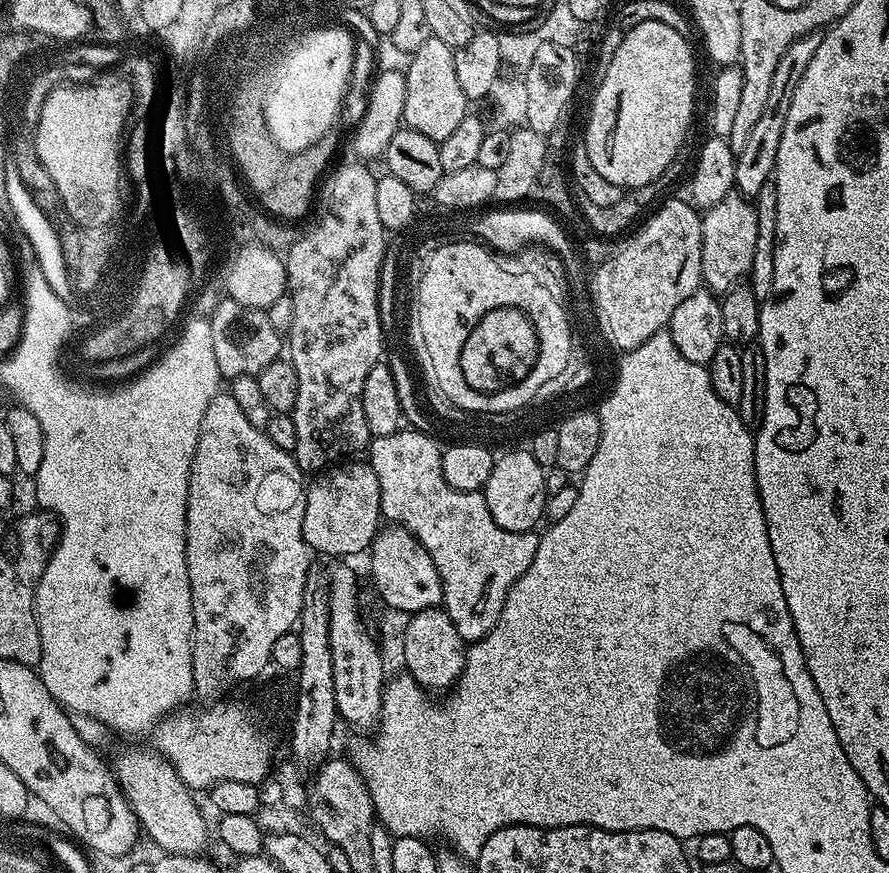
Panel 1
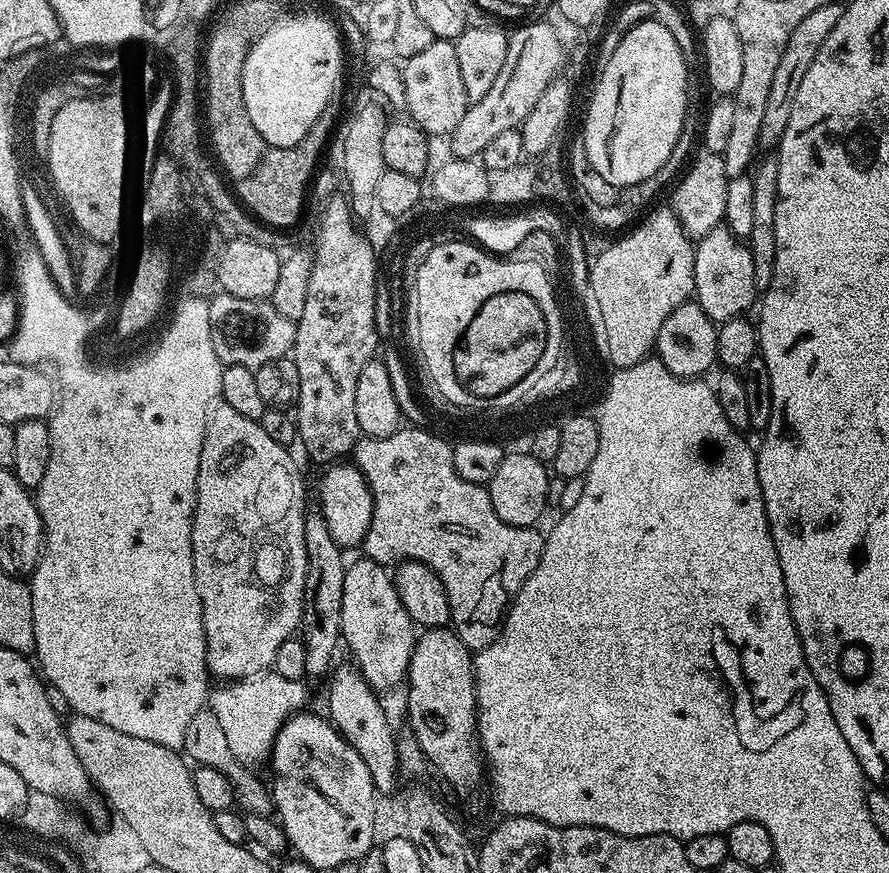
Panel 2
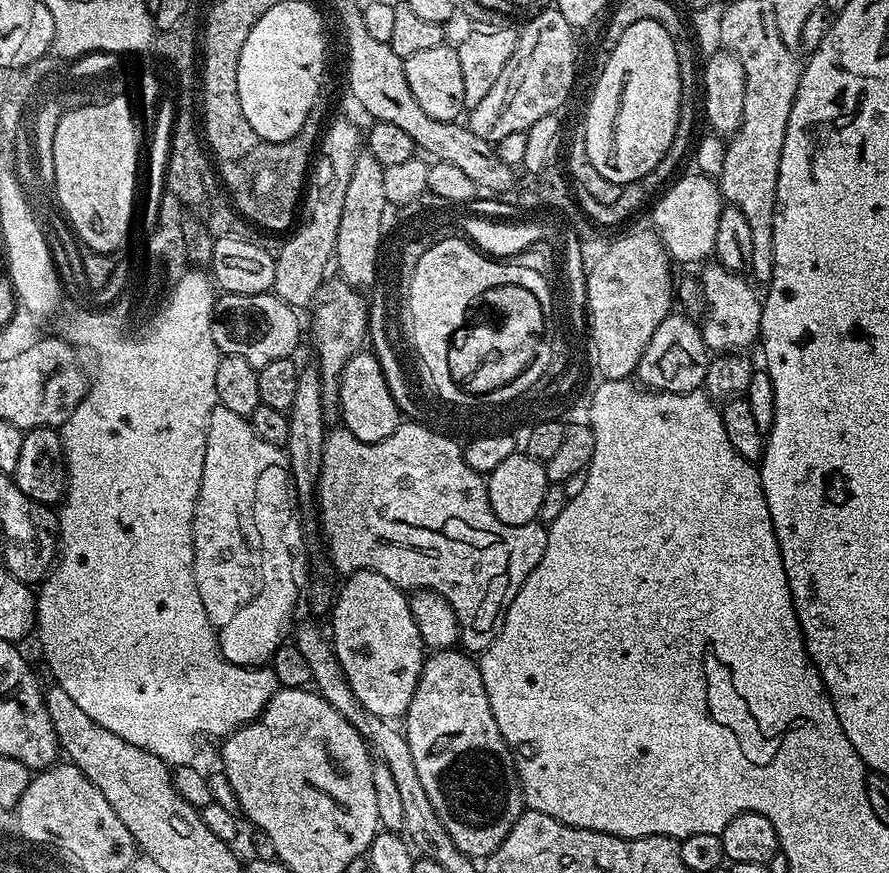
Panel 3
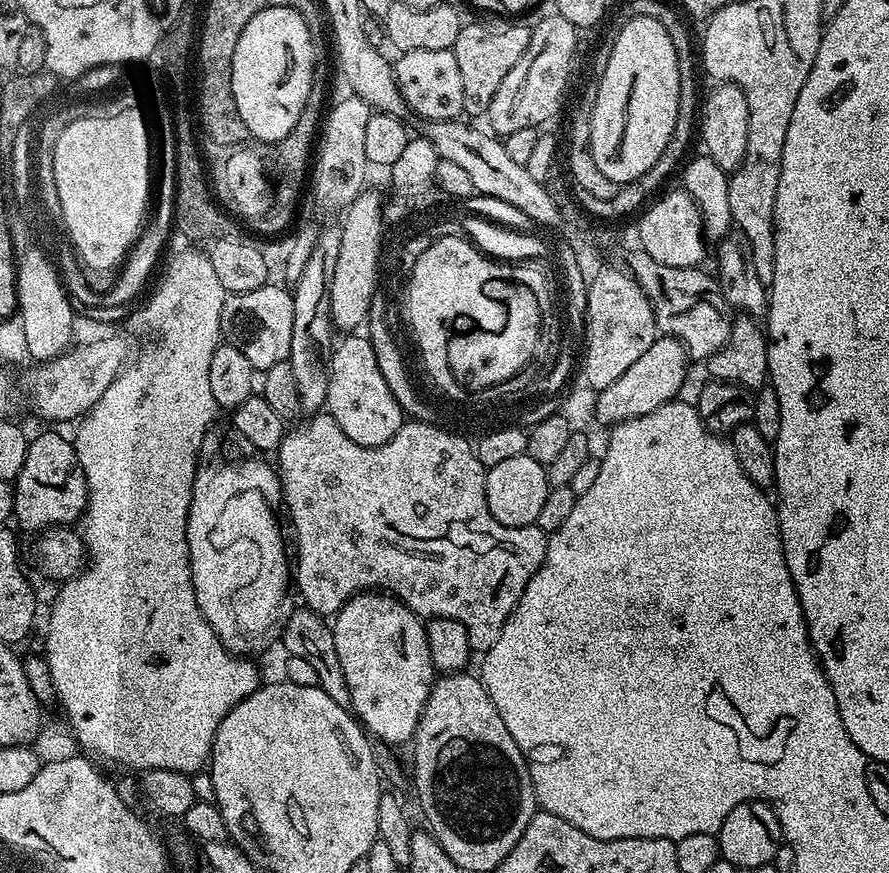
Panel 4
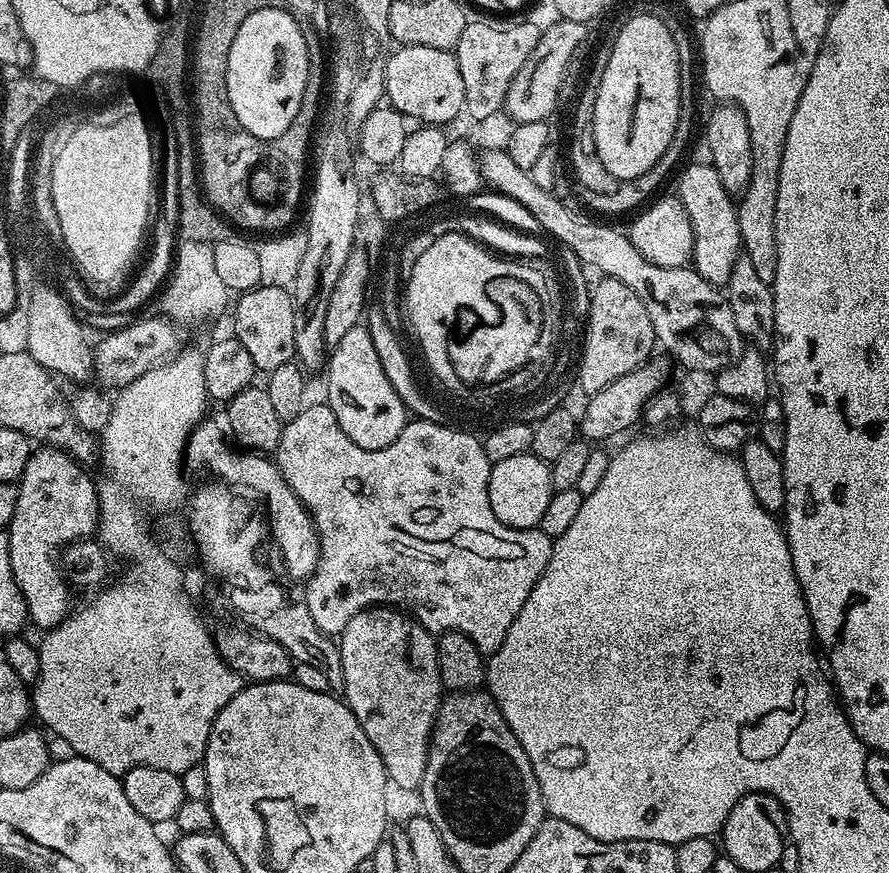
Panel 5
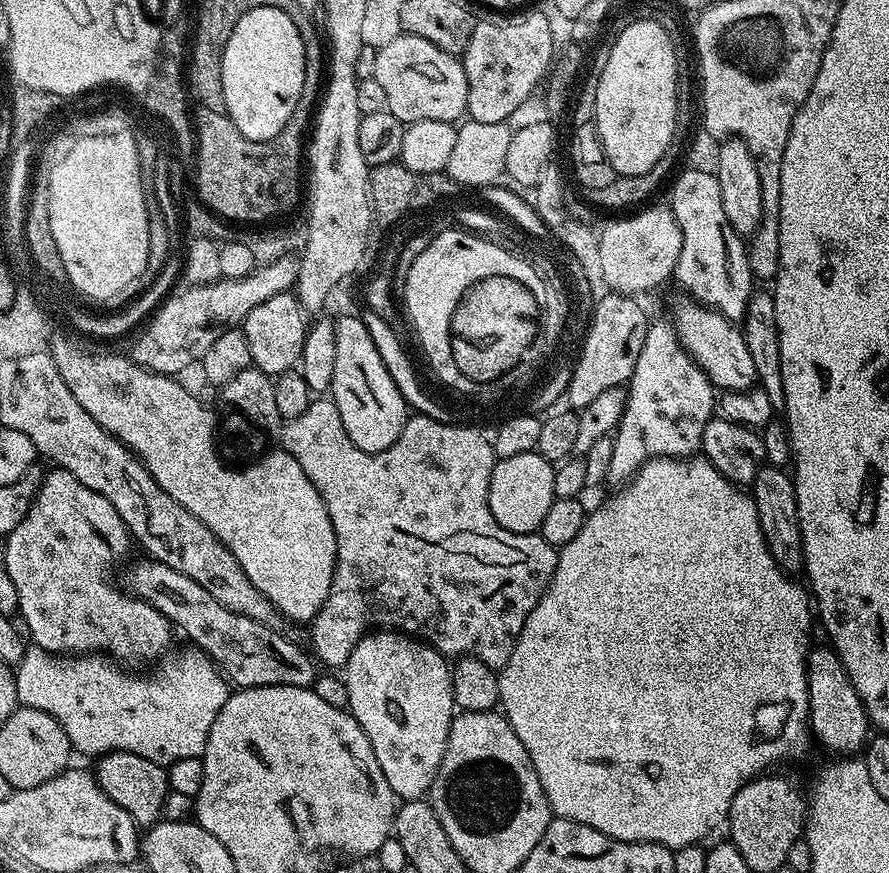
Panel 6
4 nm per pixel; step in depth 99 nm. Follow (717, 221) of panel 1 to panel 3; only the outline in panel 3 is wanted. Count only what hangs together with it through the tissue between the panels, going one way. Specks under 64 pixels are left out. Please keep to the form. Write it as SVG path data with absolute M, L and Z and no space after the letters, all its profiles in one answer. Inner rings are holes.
M712 262L707 265L701 276L698 276L702 304L708 307L708 313L702 319L704 341L712 354L740 354L752 343L760 340L760 323L764 305L761 297L744 281L745 277L738 272L731 272L721 264Z

